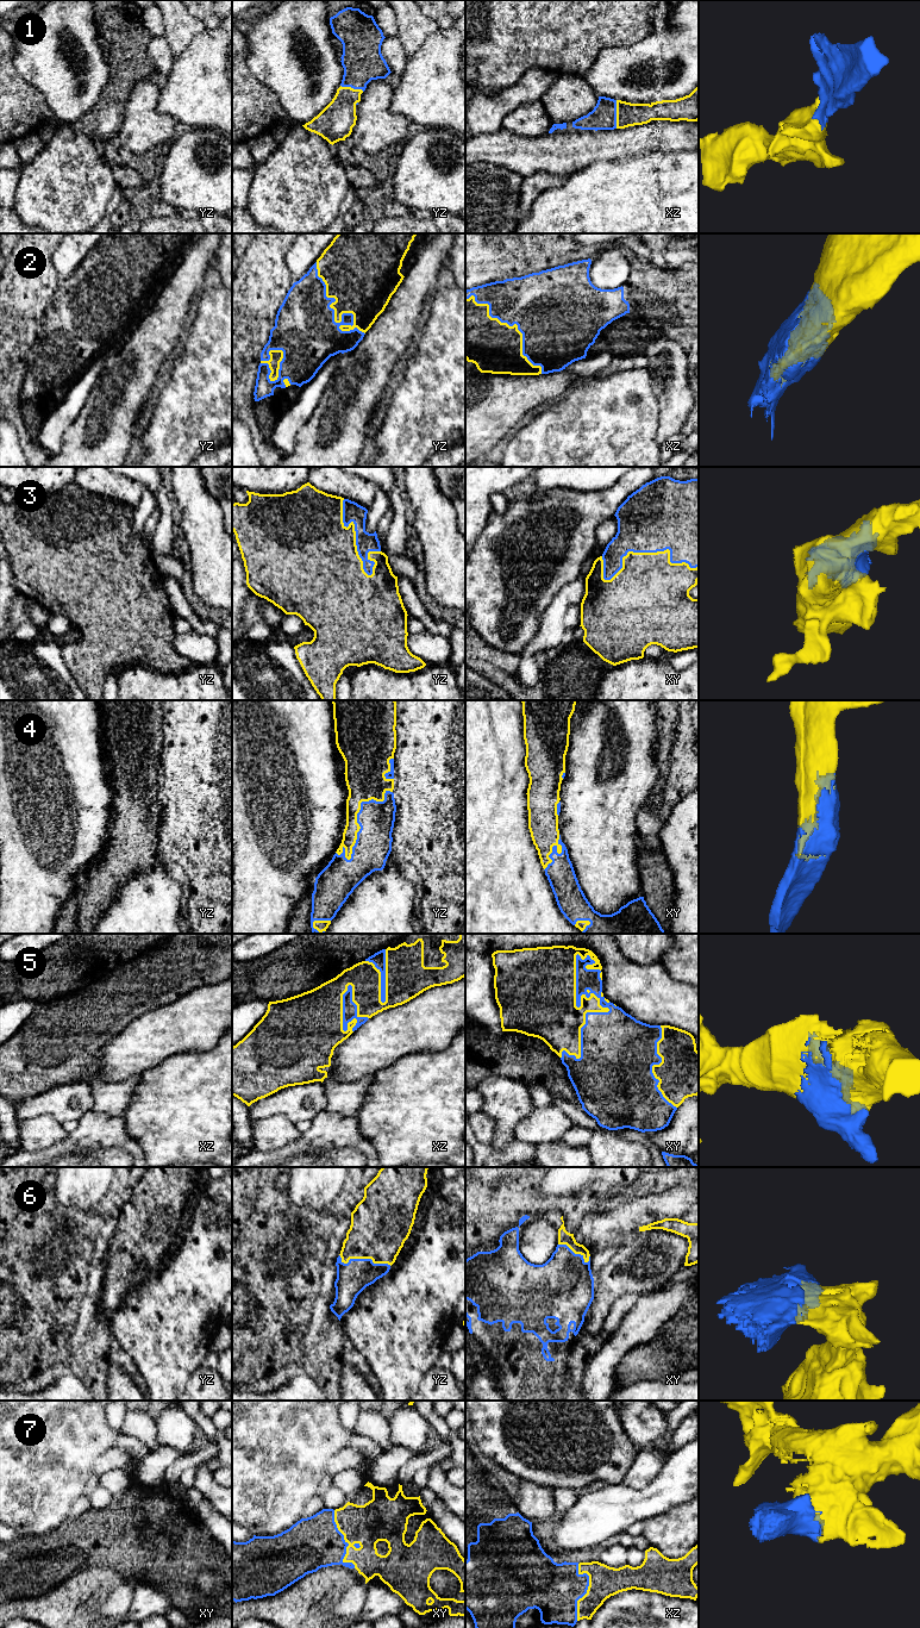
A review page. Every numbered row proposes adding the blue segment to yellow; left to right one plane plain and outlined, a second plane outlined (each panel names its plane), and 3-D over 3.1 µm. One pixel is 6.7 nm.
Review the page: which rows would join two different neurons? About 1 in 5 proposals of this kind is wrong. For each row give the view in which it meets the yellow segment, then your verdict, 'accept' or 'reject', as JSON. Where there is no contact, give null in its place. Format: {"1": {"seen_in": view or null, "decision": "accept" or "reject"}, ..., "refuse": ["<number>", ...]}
{"1": {"seen_in": "xz", "decision": "accept"}, "2": {"seen_in": "yz", "decision": "accept"}, "3": {"seen_in": "xy", "decision": "accept"}, "4": {"seen_in": "yz", "decision": "accept"}, "5": {"seen_in": "xy", "decision": "accept"}, "6": {"seen_in": "yz", "decision": "accept"}, "7": {"seen_in": "xy", "decision": "accept"}, "refuse": []}

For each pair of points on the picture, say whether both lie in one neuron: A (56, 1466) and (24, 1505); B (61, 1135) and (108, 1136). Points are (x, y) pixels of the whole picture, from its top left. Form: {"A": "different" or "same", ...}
{"A": "same", "B": "different"}

